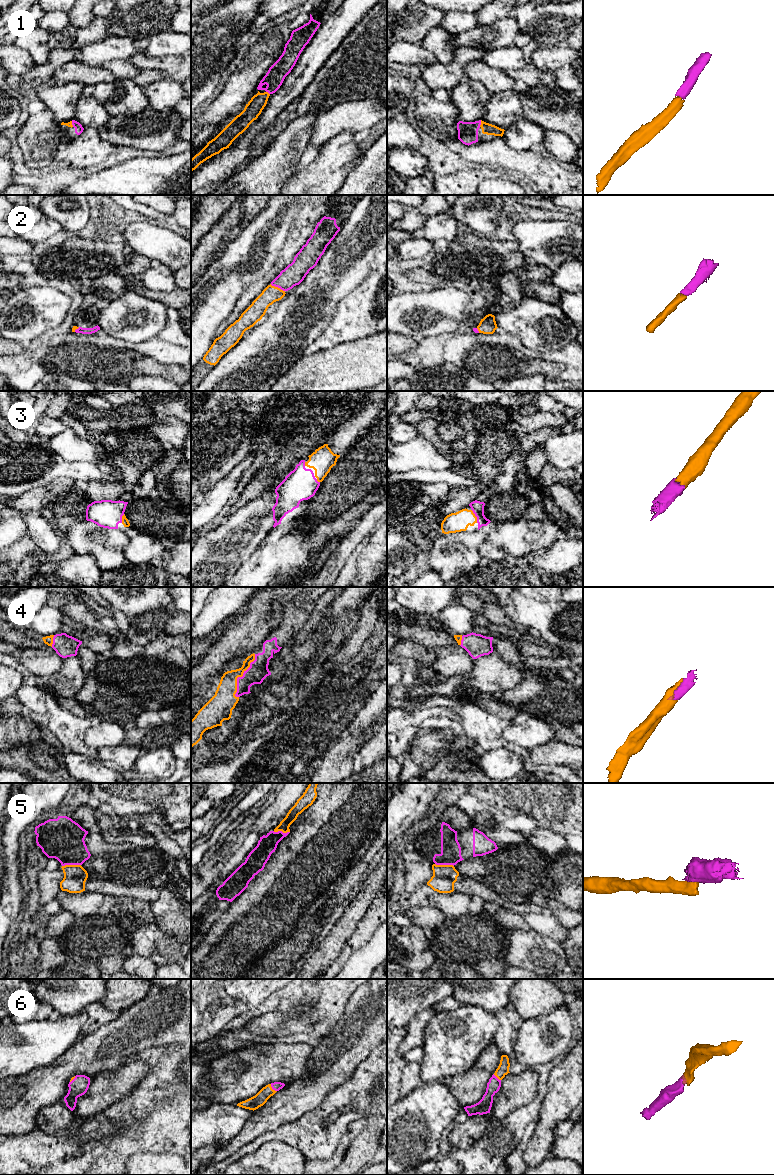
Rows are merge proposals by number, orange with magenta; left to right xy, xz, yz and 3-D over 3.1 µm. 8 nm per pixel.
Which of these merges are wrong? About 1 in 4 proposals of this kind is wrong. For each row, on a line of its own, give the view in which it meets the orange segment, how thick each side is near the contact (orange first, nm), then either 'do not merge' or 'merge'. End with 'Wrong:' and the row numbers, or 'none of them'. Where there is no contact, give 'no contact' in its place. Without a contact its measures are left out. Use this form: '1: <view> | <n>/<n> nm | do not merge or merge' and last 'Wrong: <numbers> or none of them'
1: yz | 90/160 nm | merge
2: xz | 140/170 nm | merge
3: yz | 160/100 nm | merge
4: xz | 190/160 nm | merge
5: xy | 190/340 nm | do not merge
6: xz | 110/70 nm | merge
Wrong: 5

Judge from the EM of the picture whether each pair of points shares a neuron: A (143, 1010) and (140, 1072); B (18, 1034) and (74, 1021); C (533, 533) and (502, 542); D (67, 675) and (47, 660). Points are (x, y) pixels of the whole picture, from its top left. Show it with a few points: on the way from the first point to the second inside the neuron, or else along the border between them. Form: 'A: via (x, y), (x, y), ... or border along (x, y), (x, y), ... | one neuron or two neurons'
A: border along (131, 1058), (111, 1071) | two neurons
B: via (32, 1034), (60, 1034) | one neuron
C: via (525, 536), (510, 539) | one neuron
D: border along (64, 658), (63, 664), (44, 681) | two neurons

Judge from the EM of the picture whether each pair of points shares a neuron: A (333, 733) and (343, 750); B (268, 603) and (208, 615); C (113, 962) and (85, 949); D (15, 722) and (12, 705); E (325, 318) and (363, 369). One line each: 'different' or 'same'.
A: different
B: different
C: same
D: different
E: different

